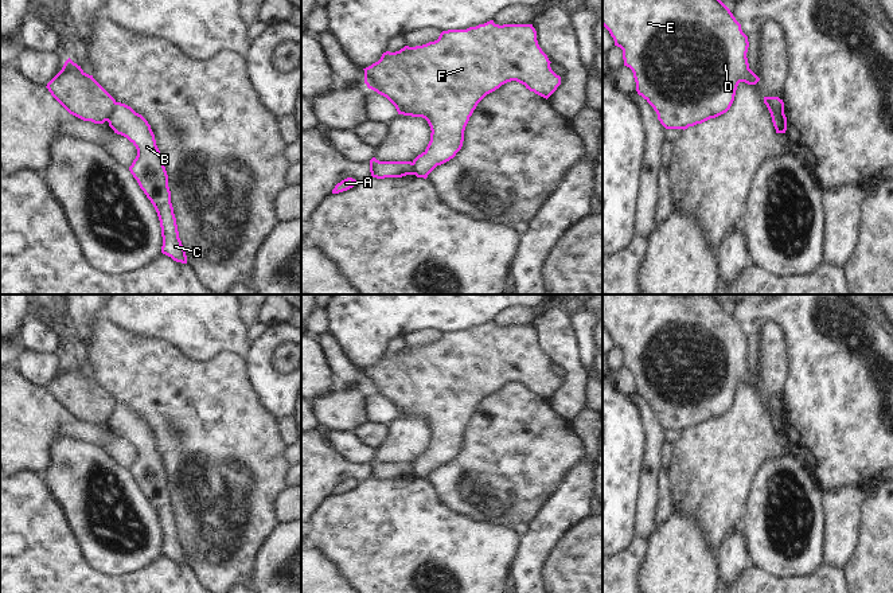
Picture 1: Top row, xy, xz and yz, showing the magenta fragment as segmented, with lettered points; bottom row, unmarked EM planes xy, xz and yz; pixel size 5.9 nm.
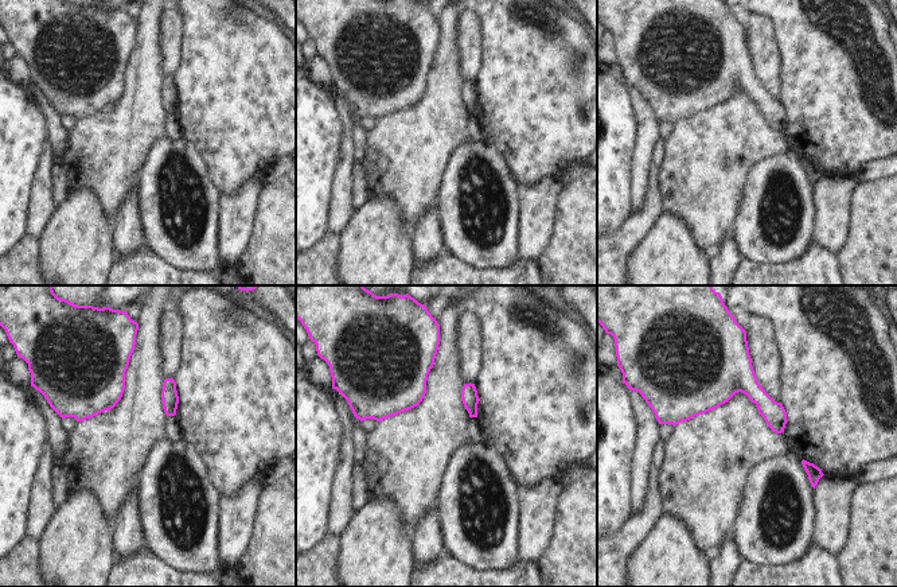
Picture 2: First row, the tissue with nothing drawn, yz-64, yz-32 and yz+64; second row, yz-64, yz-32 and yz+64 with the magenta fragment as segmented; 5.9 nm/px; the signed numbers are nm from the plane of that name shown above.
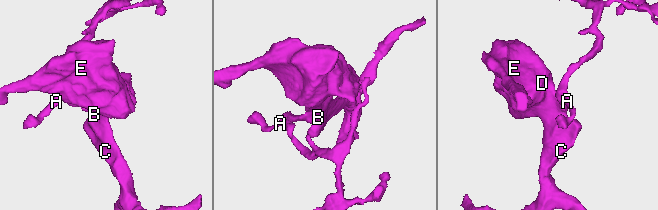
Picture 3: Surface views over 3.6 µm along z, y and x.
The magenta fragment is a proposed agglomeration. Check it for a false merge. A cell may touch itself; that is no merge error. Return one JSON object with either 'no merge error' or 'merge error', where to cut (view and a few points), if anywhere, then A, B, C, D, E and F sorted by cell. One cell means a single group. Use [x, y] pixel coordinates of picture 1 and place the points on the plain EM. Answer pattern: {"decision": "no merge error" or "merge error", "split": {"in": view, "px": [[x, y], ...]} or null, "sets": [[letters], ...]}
{"decision": "merge error", "split": {"in": "yz", "px": [[767, 398], [773, 410], [783, 412]]}, "sets": [["A"], ["B", "C", "D", "E", "F"]]}

